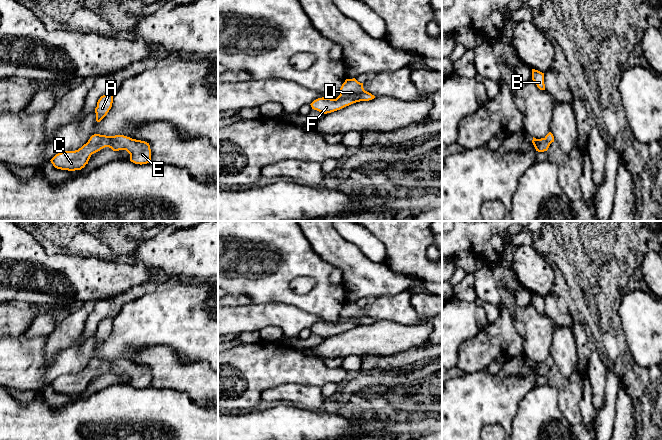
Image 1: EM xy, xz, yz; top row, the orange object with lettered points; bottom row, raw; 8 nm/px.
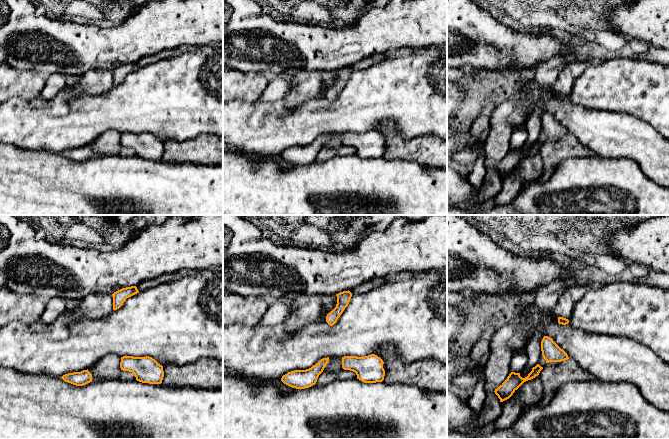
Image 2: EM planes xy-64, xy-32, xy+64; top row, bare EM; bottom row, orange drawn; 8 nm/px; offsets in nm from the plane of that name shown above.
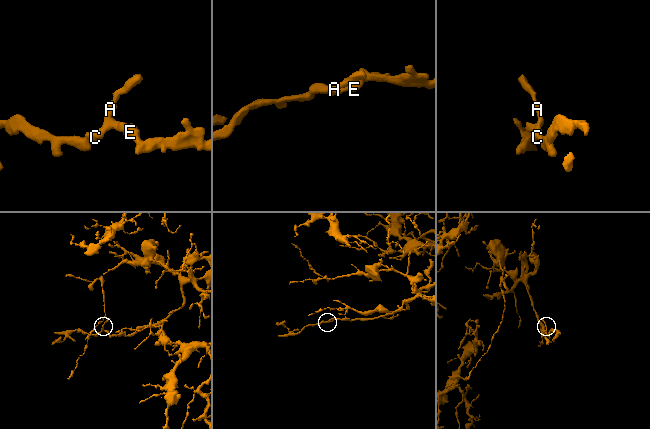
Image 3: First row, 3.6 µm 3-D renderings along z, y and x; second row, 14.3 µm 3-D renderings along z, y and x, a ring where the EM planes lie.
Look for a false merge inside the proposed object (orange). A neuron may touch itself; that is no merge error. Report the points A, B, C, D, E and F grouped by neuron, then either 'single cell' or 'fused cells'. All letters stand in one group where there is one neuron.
A B C D E F; single cell

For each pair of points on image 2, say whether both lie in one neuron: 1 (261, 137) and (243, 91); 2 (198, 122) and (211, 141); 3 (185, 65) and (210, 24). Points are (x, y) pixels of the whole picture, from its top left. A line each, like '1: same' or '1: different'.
1: different
2: different
3: different

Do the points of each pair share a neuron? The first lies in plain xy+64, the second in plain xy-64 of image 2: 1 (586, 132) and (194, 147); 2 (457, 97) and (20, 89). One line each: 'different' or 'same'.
1: same
2: same

